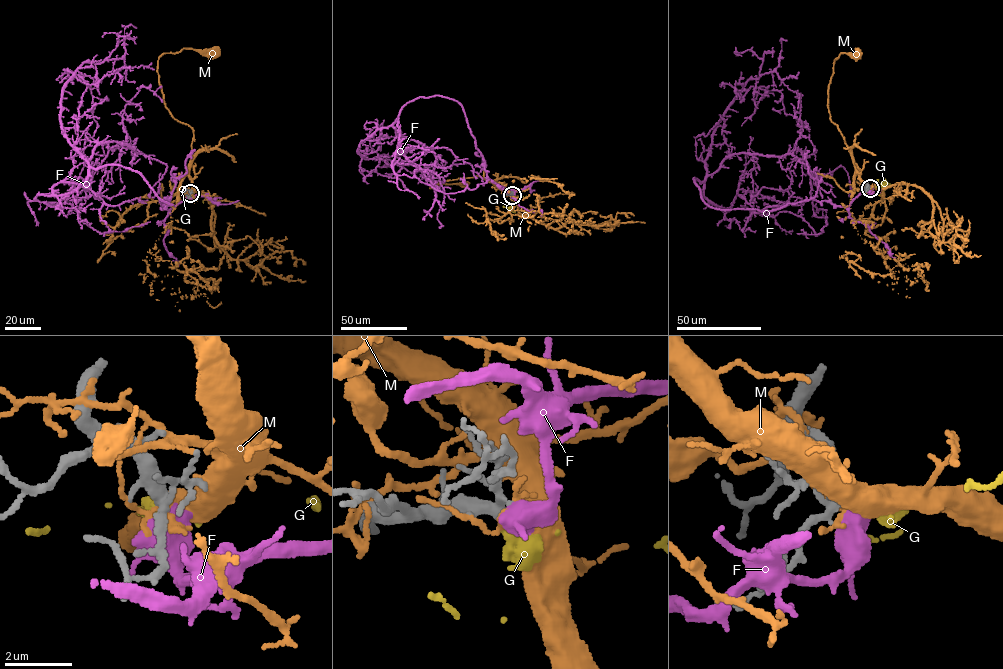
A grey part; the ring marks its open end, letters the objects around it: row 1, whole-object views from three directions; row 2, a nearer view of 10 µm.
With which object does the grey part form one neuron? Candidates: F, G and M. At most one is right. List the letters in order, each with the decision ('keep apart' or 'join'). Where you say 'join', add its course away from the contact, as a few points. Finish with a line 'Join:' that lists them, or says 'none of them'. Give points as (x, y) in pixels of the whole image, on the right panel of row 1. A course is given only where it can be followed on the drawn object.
F: keep apart
G: join; course (870, 188), (880, 188), (886, 182), (885, 178)
M: keep apart
Join: G

